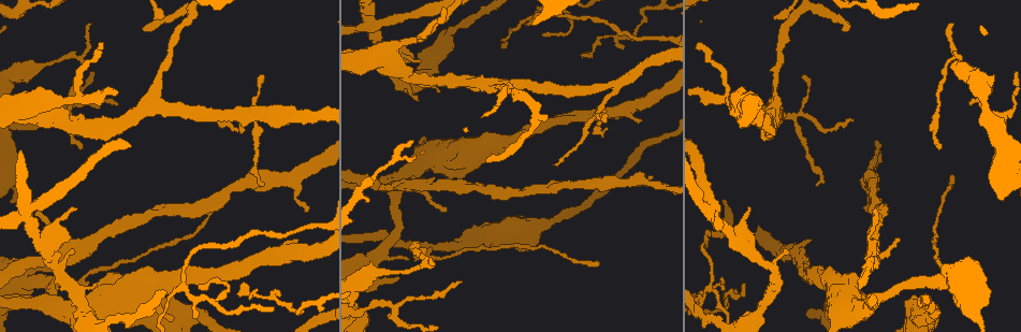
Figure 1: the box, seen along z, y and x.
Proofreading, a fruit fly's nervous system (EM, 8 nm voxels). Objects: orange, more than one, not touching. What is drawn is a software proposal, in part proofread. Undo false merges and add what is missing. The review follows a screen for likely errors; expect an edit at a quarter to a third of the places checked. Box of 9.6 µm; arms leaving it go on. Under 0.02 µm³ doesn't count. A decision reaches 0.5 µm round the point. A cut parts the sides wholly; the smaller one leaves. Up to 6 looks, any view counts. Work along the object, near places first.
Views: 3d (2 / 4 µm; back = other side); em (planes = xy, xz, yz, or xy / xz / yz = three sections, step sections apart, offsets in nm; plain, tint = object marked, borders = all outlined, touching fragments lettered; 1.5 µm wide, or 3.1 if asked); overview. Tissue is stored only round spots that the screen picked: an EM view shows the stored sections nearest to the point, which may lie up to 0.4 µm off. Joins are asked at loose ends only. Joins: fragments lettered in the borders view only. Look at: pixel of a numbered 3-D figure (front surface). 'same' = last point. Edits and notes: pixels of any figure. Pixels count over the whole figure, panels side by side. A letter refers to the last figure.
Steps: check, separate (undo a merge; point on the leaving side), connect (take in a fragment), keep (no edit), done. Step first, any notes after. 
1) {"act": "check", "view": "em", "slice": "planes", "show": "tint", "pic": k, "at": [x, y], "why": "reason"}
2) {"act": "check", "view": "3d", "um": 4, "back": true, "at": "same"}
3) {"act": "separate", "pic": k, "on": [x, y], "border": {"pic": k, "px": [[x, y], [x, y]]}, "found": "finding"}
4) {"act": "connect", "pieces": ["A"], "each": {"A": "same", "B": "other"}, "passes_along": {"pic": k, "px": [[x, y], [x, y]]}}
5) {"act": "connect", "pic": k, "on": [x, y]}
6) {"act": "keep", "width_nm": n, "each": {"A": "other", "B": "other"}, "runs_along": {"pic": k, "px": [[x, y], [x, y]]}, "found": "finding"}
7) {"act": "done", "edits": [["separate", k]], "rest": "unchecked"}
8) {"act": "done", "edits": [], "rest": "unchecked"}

{"act": "check", "view": "em", "slice": "yz", "step": 4, "show": "tint", "pic": 1, "at": [727, 99], "why": "arms part here"}

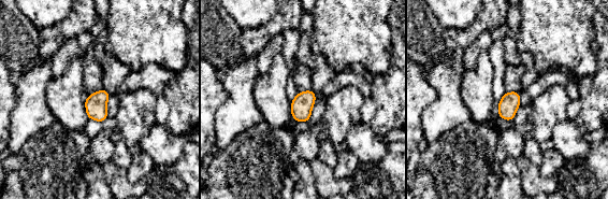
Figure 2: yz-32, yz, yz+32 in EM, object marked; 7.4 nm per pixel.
{"act": "check", "view": "em", "slice": "planes", "show": "borders", "at": "same", "why": "cut it another way"}

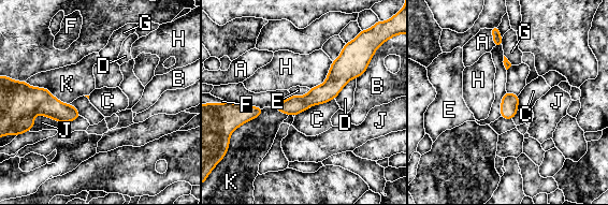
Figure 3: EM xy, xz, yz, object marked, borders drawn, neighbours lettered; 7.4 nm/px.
{"act": "keep", "each": {"A": "other", "B": "other", "C": "other", "D": "other", "E": "other", "F": "other", "G": "other", "H": "other", "J": "other", "K": "other"}, "runs_along": {"pic": 3, "px": [[358, 62], [324, 92], [278, 106]]}, "found": "continuous, no second neuron"}

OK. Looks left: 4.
{"act": "check", "view": "em", "slice": "planes", "show": "borders", "pic": 1, "at": [369, 25]}

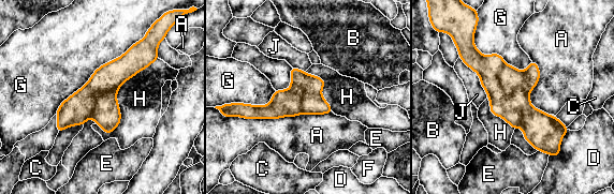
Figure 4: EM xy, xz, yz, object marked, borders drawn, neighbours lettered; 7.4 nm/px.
{"act": "separate", "pic": 4, "on": [511, 78], "width_nm": 260, "each": {"A": "other", "B": "other", "C": "other", "D": "other", "E": "other", "F": "other", "G": "other", "H": "other", "J": "other"}, "border": {"pic": 4, "px": [[503, 63], [503, 91], [527, 95]]}, "found": "two neurons meet here"}

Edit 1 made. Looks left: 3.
{"act": "check", "view": "3d", "um": 4, "pic": 1, "at": [182, 282], "why": "a fork"}

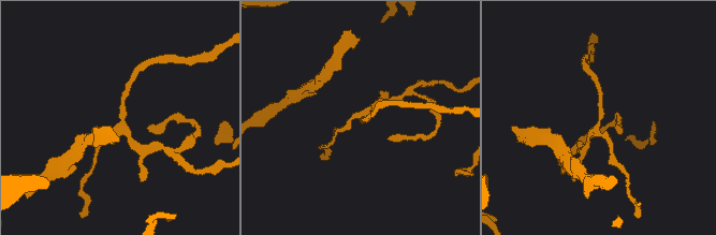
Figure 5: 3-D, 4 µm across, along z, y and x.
{"act": "check", "view": "em", "slice": "xz", "step": 8, "show": "tint", "pic": 5, "at": [599, 124], "arms": 3}

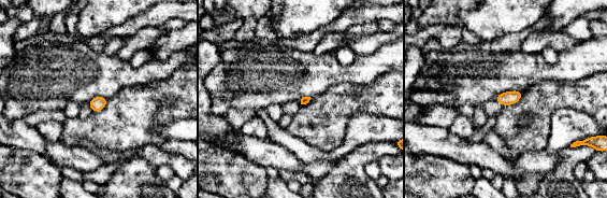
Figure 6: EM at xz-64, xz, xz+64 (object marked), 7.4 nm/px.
{"act": "check", "view": "em", "slice": "planes", "show": "borders", "at": "same", "why": "cut it another way"}

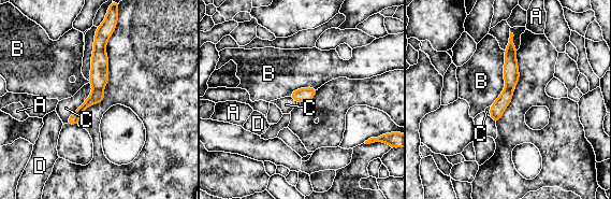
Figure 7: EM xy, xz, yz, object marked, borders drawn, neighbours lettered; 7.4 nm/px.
{"act": "separate", "pic": 7, "on": [97, 96], "width_nm": 100, "each": {"A": "other", "B": "other", "C": "other", "D": "other"}, "part_leaving": {"pic": 7, "px": [[101, 94], [90, 100], [70, 122]]}, "found": "a second neuron is stuck on"}

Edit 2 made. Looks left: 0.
{"act": "done", "edits": [["separate", 4], ["separate", 7]], "rest": "unchecked"}

